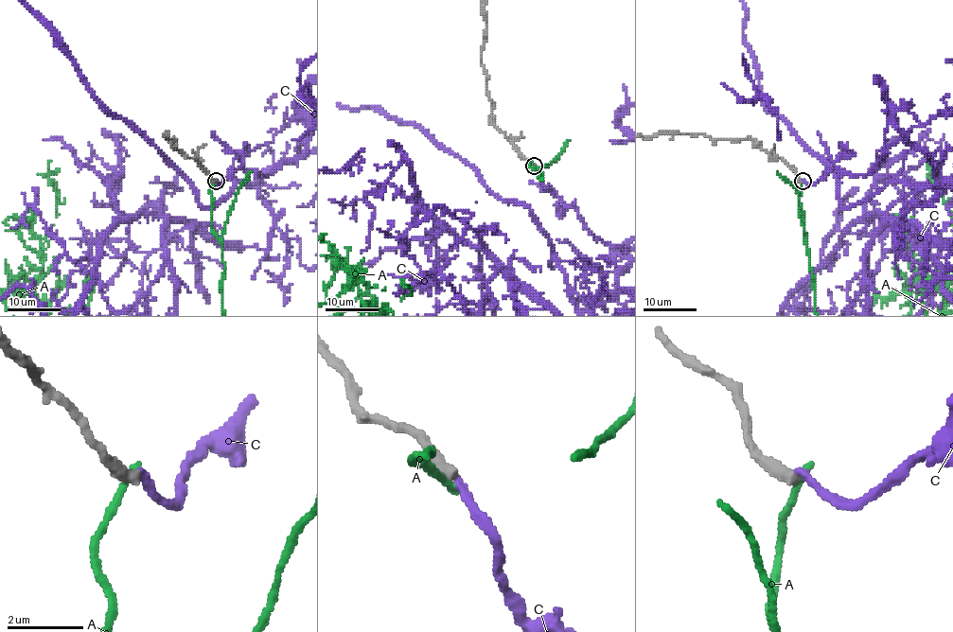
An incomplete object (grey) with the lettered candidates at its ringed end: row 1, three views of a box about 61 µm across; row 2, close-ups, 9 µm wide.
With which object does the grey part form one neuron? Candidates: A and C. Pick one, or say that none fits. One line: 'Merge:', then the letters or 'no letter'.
Merge: no letter

